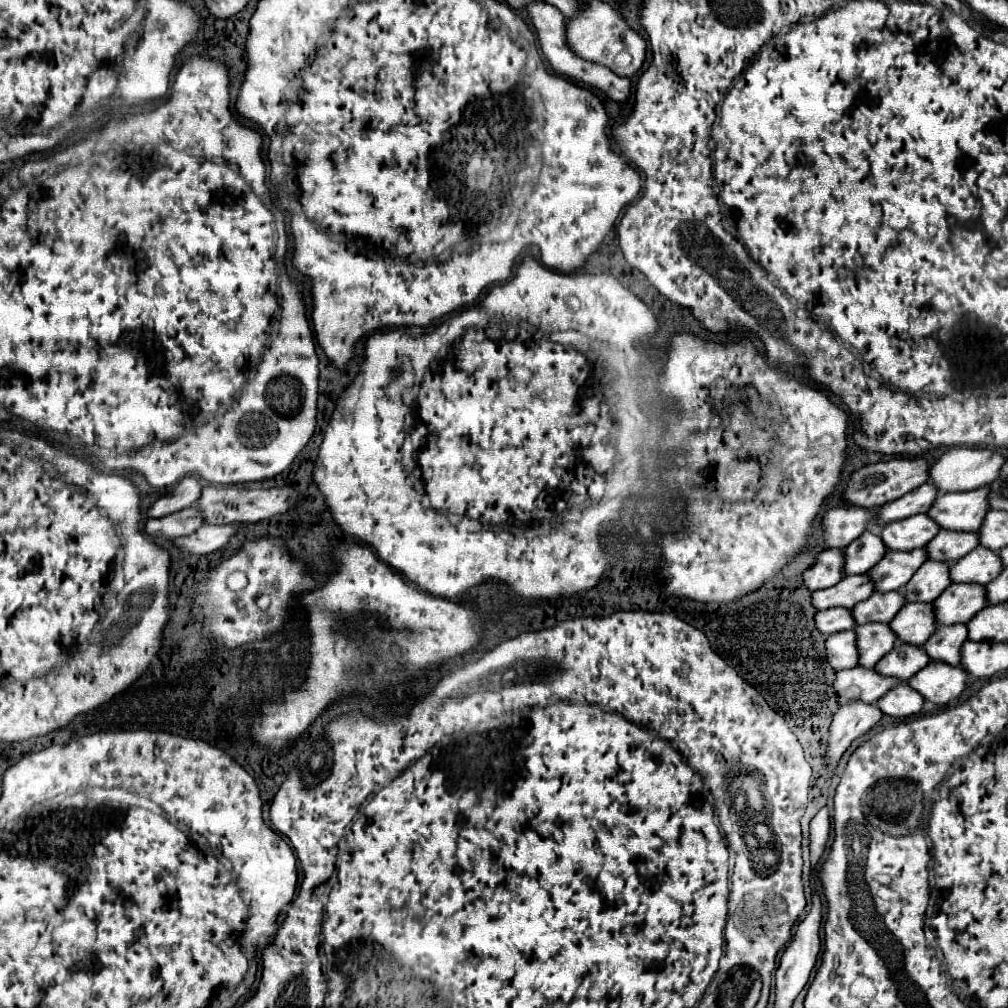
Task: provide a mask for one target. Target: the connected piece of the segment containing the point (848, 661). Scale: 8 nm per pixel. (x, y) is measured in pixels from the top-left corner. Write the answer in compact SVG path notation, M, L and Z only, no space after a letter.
M839 632L831 634L825 640L825 652L827 652L827 662L831 664L833 670L845 670L845 668L855 668L857 666L857 646L855 646L855 632Z

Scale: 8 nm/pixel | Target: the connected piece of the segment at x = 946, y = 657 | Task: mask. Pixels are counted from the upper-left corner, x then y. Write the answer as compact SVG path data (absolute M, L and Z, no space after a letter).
M963 624L937 626L931 638L923 644L931 662L945 662L949 666L959 664L959 646L967 640L967 628Z

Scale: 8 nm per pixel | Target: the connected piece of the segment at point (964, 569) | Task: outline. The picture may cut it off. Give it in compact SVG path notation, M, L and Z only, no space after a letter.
M977 546L961 560L953 562L949 566L949 578L955 584L967 582L967 584L987 584L993 578L999 576L1003 570L1003 564L999 562L999 554L991 550L983 550L983 546Z

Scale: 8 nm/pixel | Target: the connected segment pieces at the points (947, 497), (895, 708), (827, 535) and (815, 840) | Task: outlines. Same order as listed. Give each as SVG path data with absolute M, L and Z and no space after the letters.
M987 488L971 490L967 494L939 494L933 506L927 510L927 516L943 530L955 532L975 532L979 522L987 514Z
M901 682L899 686L891 688L883 698L879 698L879 702L875 702L875 706L893 718L907 718L911 714L921 712L923 708L923 696L915 694L915 690L911 690L909 684Z
M831 508L821 518L825 548L845 548L849 542L859 538L867 528L871 528L873 510L865 508Z
M821 808L815 818L811 820L811 866L815 866L825 850L825 844L829 840L829 830L831 830L831 822L829 822L829 810Z

